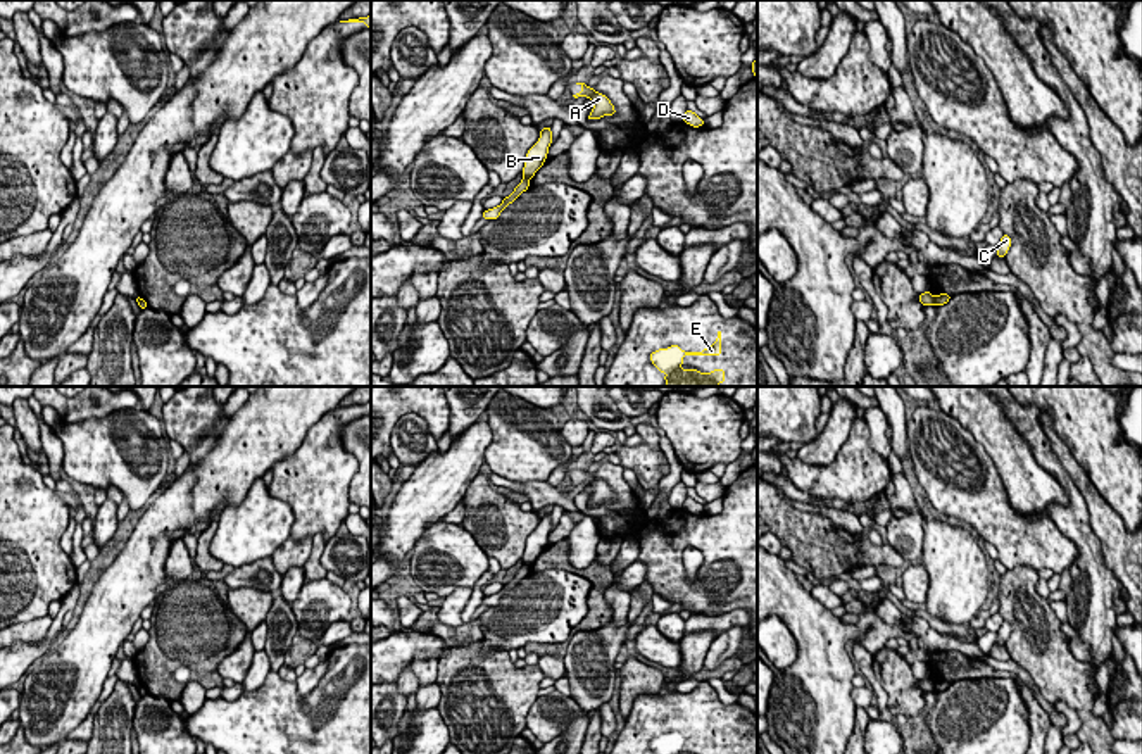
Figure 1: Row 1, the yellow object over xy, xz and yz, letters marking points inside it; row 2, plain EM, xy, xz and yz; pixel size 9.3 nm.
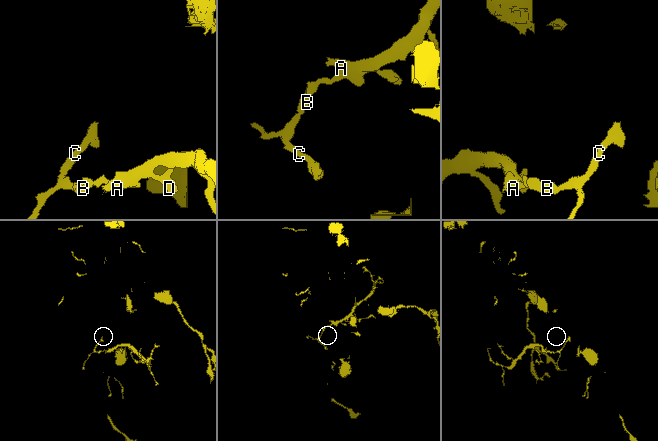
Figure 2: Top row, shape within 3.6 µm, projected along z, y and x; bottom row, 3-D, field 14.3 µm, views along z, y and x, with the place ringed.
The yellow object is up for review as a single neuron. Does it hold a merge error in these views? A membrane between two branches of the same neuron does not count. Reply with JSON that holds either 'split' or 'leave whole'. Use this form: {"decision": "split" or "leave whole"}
{"decision": "split"}

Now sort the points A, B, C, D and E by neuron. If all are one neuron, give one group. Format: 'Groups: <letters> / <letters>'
Groups: A B D / C E

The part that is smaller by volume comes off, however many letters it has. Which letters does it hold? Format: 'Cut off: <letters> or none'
Cut off: A, B, D

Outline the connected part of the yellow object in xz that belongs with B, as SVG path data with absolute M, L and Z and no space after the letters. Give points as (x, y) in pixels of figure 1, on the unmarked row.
M545 512L543 516L540 516L538 528L526 540L526 549L523 554L523 562L526 566L531 566L535 559L545 550L550 530L552 530L552 518L550 512Z

